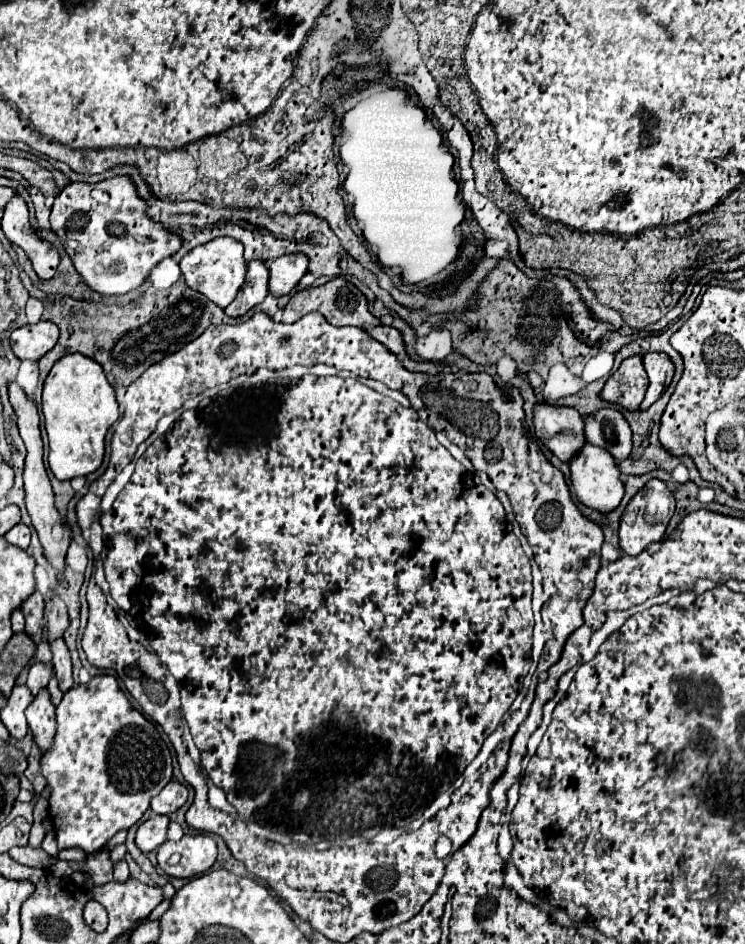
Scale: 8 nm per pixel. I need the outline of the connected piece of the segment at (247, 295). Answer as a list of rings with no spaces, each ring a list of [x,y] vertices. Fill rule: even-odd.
[[[264,260],[248,262],[246,286],[242,286],[242,290],[238,290],[234,302],[230,302],[230,306],[226,306],[226,314],[242,316],[250,308],[260,304],[268,294],[268,278],[270,278],[270,270]]]

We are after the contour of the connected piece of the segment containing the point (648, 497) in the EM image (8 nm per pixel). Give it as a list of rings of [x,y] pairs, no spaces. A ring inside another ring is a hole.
[[[650,478],[648,484],[636,492],[636,496],[628,502],[622,520],[620,520],[620,548],[624,550],[624,554],[636,556],[640,554],[648,544],[658,542],[674,514],[676,508],[676,498],[672,494],[672,490],[660,480],[660,478]]]

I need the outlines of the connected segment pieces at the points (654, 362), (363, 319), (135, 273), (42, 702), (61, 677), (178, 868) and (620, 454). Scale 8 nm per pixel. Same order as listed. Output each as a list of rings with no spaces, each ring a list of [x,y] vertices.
[[[646,352],[644,368],[646,368],[650,384],[648,384],[640,410],[646,410],[650,404],[654,404],[660,398],[660,394],[668,388],[668,384],[672,382],[672,376],[674,376],[674,362],[664,352]]]
[[[338,276],[338,278],[334,278],[334,280],[328,280],[328,282],[322,284],[322,286],[312,286],[312,288],[306,288],[306,290],[296,292],[296,294],[290,298],[290,302],[286,304],[286,308],[284,308],[282,322],[296,322],[298,318],[302,318],[304,314],[314,312],[314,310],[318,310],[320,314],[324,314],[324,318],[326,318],[328,322],[332,322],[334,326],[358,326],[358,328],[366,330],[372,338],[376,338],[376,340],[382,342],[392,354],[396,354],[396,356],[402,360],[402,364],[408,366],[410,372],[438,374],[438,372],[446,366],[444,362],[416,362],[416,360],[408,358],[402,332],[398,332],[394,326],[384,326],[384,324],[380,324],[380,320],[370,312],[366,296],[364,296],[350,280],[346,280],[346,278],[342,278],[342,276]]]
[[[114,176],[98,184],[72,182],[56,196],[50,214],[52,232],[58,234],[58,238],[64,244],[64,250],[74,262],[74,268],[92,290],[106,296],[128,294],[144,284],[144,280],[158,266],[158,262],[174,256],[180,250],[182,238],[176,232],[170,232],[166,226],[162,226],[162,222],[154,222],[146,214],[146,206],[146,200],[138,196],[136,184],[130,180],[130,176]]]
[[[44,688],[34,698],[34,702],[26,708],[26,720],[28,720],[28,726],[34,734],[34,740],[40,746],[40,752],[46,752],[46,748],[50,748],[50,744],[52,744],[54,730],[56,730],[54,712],[56,712],[56,706],[52,702],[48,688]]]
[[[56,638],[50,642],[50,648],[52,648],[52,664],[56,668],[56,676],[58,676],[58,682],[60,682],[60,690],[66,692],[74,686],[74,680],[72,680],[72,662],[70,662],[70,652],[66,648],[66,642],[62,638]]]
[[[182,836],[180,842],[164,842],[158,848],[158,866],[176,878],[194,878],[216,862],[216,842],[210,836]]]
[[[600,408],[584,416],[586,440],[610,450],[616,460],[622,460],[632,450],[632,430],[618,408]]]

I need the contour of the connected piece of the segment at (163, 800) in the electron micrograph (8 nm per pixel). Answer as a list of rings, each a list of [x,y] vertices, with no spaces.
[[[172,780],[158,796],[152,798],[152,810],[156,814],[172,814],[186,802],[186,798],[188,798],[186,786]]]

